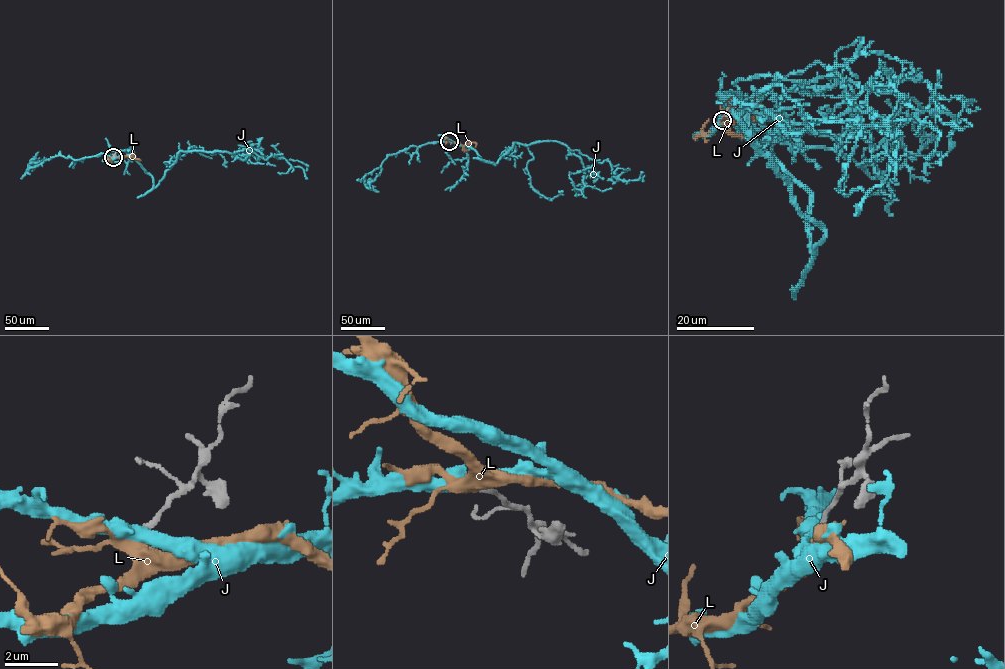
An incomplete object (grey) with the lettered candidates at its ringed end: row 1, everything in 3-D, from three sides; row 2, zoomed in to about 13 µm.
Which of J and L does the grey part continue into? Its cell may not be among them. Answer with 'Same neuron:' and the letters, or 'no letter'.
Same neuron: L

